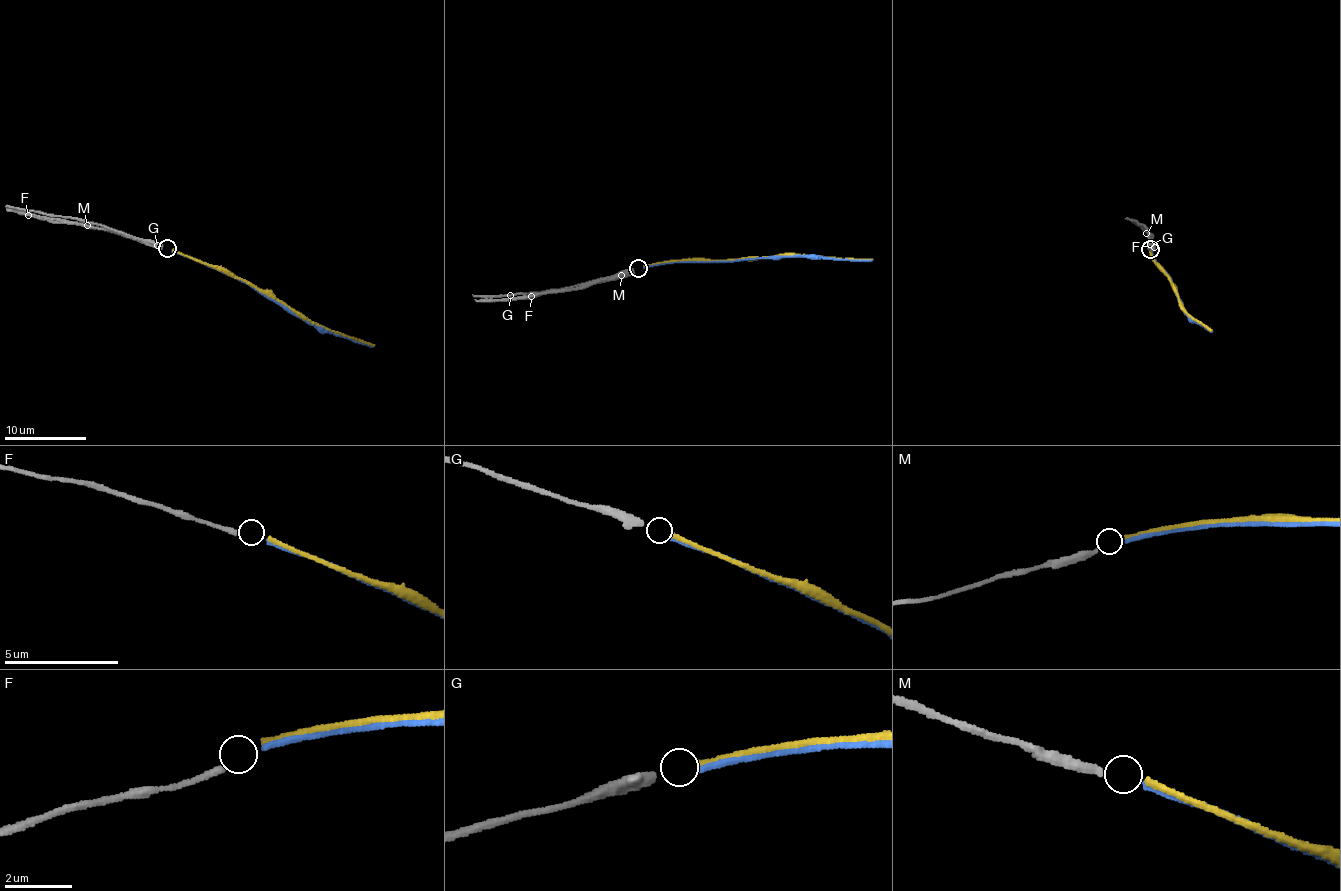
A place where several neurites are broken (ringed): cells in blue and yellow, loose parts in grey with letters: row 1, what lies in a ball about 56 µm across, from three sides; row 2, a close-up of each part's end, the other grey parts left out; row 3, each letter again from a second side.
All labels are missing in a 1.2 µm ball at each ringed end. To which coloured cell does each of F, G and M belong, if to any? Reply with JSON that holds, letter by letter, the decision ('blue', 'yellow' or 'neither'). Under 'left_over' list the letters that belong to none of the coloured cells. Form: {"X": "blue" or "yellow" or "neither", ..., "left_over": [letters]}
{"F": "neither", "G": "yellow", "M": "blue", "left_over": ["F"]}

